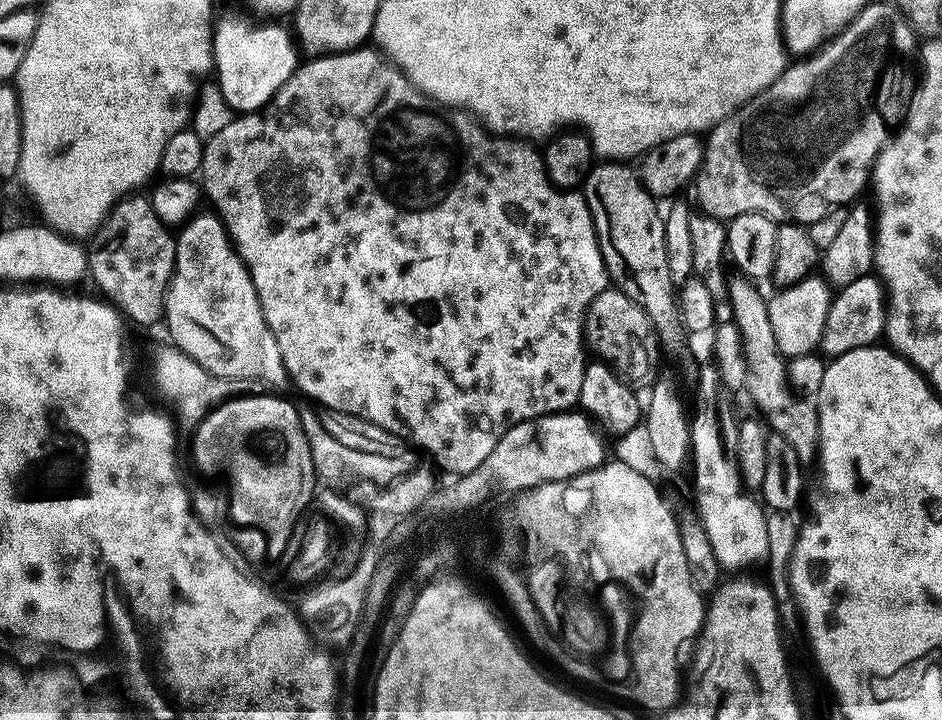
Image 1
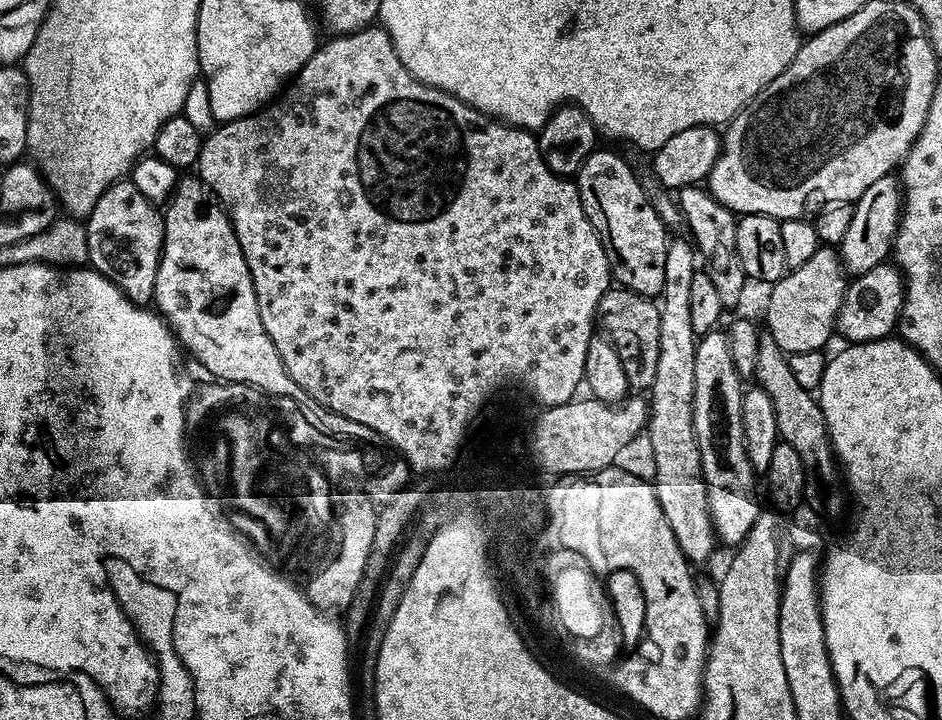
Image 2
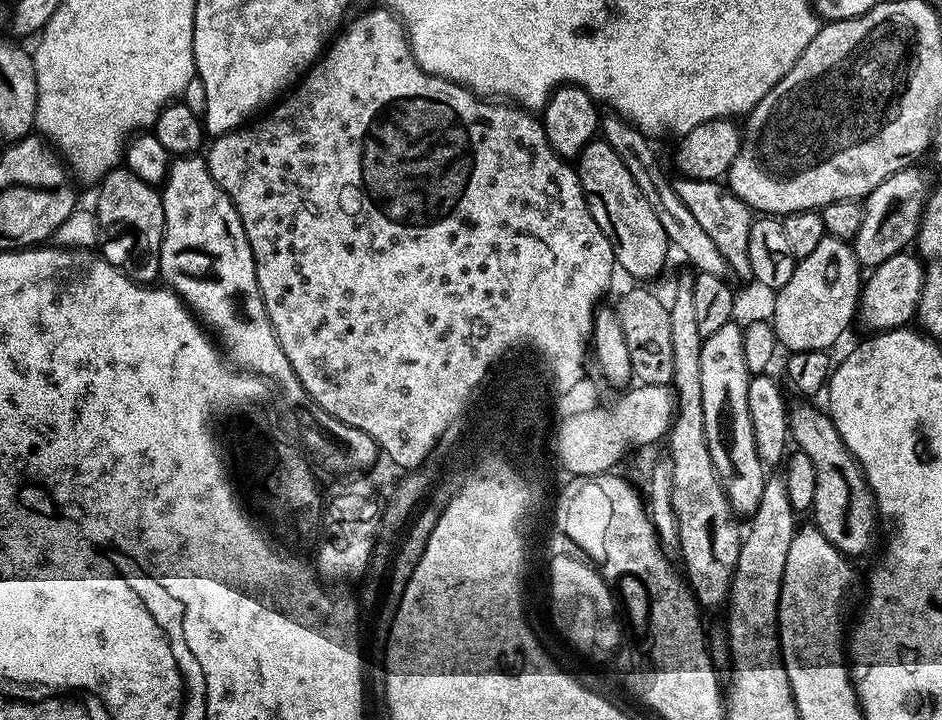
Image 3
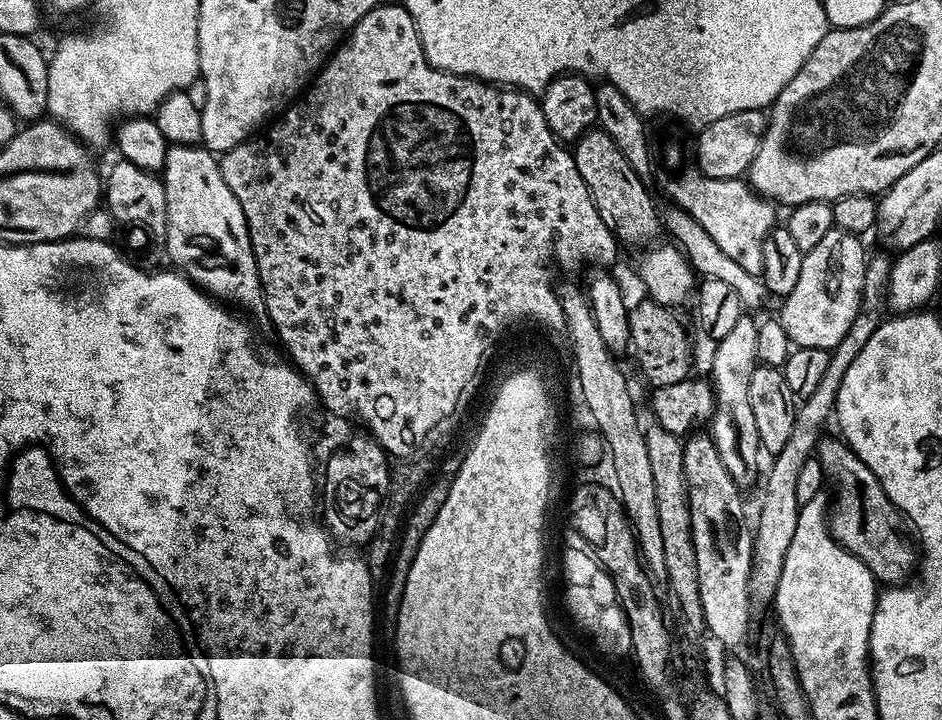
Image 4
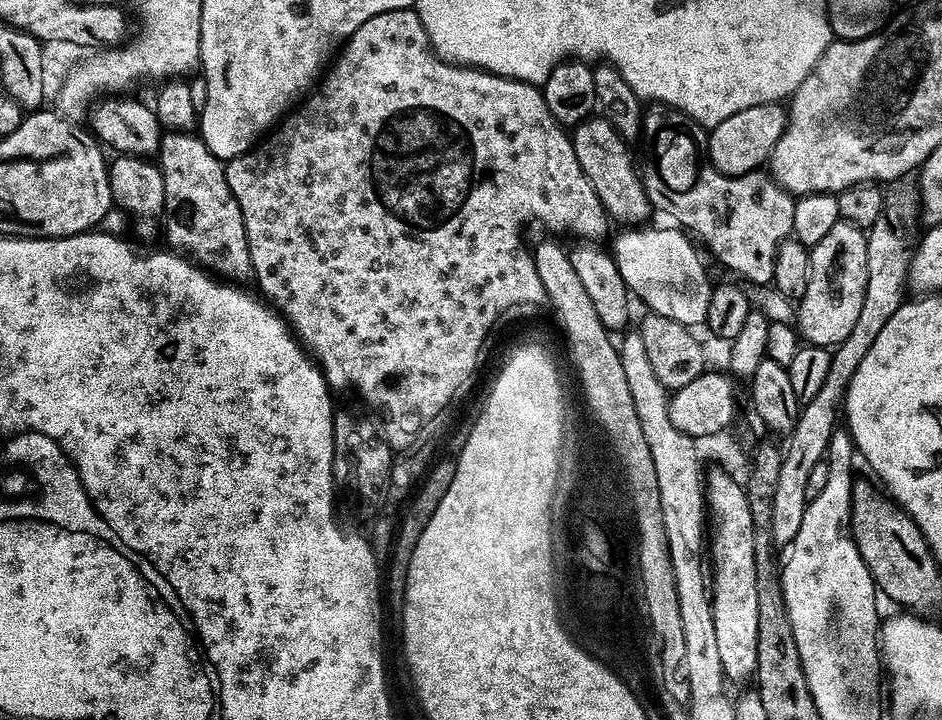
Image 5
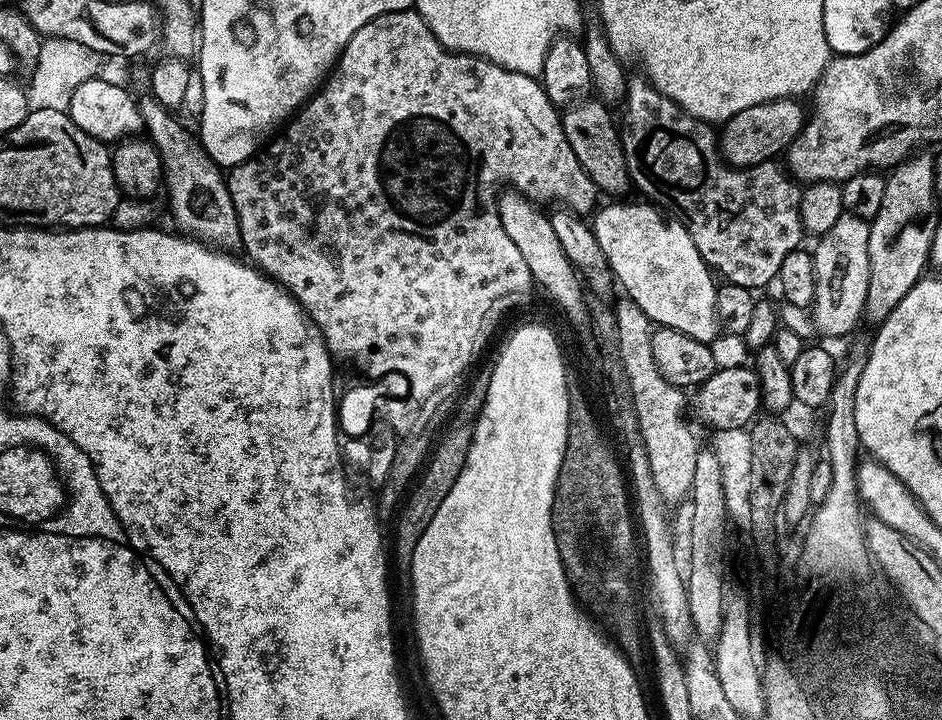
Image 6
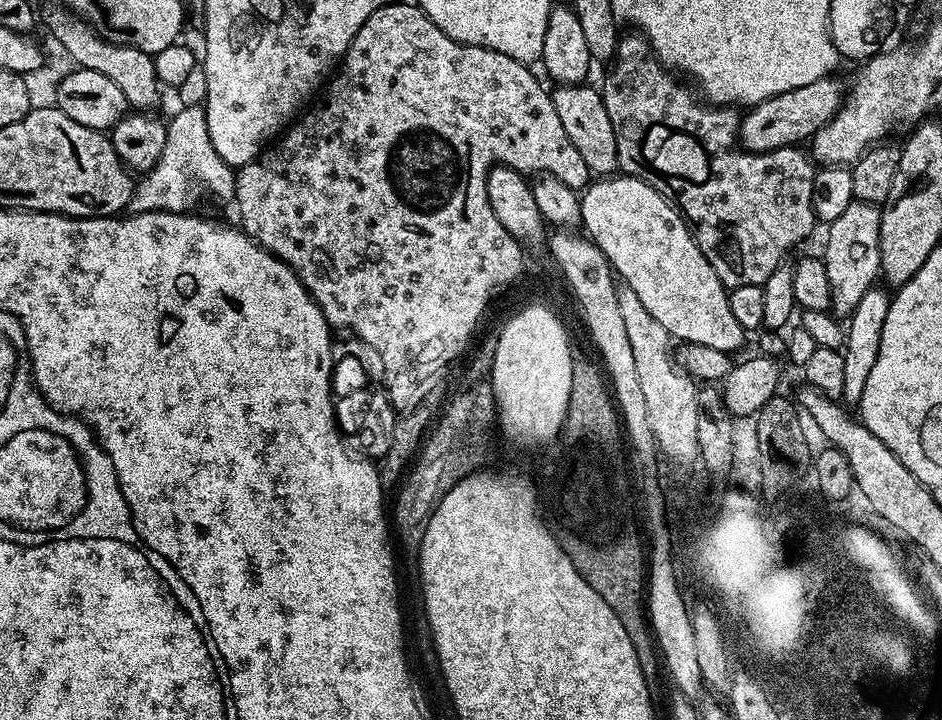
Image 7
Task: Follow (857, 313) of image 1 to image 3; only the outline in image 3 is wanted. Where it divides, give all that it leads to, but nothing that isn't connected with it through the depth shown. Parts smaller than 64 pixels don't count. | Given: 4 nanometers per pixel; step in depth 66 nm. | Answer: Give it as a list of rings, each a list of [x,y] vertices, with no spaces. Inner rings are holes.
[[[905,250],[886,258],[877,268],[867,273],[860,290],[858,305],[859,323],[876,332],[887,332],[889,328],[903,328],[913,323],[922,298],[925,274],[924,261],[915,251]]]

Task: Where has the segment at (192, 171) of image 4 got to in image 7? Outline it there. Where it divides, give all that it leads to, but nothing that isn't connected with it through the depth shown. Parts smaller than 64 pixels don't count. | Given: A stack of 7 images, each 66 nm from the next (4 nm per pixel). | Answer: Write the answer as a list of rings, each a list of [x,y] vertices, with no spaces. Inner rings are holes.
[[[48,2],[43,8],[41,6],[38,14],[41,25],[44,24],[47,28],[45,31],[64,45],[71,61],[77,67],[98,70],[100,74],[106,74],[122,90],[131,109],[138,112],[157,109],[159,107],[158,87],[160,83],[157,78],[155,59],[148,52],[102,39],[88,23],[63,3],[60,4]]]

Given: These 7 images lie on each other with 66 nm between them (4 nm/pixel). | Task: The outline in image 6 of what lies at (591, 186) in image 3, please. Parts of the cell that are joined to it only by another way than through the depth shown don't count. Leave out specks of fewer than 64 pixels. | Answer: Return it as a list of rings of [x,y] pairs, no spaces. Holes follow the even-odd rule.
[[[599,98],[579,101],[563,113],[564,133],[566,142],[570,142],[570,150],[574,150],[574,158],[578,158],[601,193],[624,192],[630,188],[628,167],[620,141],[620,129],[613,113],[611,116],[608,112],[611,112],[609,105]]]

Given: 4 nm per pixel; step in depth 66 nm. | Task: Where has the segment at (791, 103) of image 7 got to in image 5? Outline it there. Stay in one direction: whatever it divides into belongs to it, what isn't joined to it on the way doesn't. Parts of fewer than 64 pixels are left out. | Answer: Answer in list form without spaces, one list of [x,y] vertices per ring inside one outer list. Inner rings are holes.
[[[783,103],[759,104],[746,110],[738,110],[738,114],[730,114],[722,122],[718,122],[708,132],[708,159],[722,174],[741,176],[747,172],[755,172],[772,154],[772,148],[788,125],[788,113]]]

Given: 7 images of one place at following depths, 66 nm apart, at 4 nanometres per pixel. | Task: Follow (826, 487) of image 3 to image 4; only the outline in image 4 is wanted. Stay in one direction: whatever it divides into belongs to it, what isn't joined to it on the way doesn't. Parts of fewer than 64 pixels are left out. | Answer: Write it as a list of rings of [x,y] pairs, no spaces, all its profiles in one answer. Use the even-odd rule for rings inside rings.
[[[836,434],[825,435],[816,445],[815,455],[824,471],[824,479],[830,485],[828,528],[832,531],[832,537],[843,548],[850,550],[850,554],[866,562],[870,574],[874,574],[881,585],[899,586],[905,583],[911,577],[908,575],[917,571],[918,548],[913,533],[912,536],[908,533],[909,521],[890,502],[874,470],[858,458],[847,440]]]

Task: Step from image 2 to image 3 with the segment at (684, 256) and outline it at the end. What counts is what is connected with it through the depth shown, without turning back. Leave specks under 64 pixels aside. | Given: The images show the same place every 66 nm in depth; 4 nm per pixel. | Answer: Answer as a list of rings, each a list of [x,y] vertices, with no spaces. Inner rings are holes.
[[[693,273],[682,274],[676,282],[674,300],[669,303],[671,322],[671,341],[674,345],[674,374],[672,387],[677,395],[677,412],[666,438],[670,448],[669,463],[672,465],[671,504],[675,516],[678,518],[679,542],[678,552],[681,552],[686,570],[684,569],[689,587],[695,593],[697,603],[707,608],[720,605],[731,595],[732,577],[736,573],[736,564],[743,540],[742,528],[736,522],[738,519],[732,501],[720,483],[716,466],[710,456],[708,442],[705,438],[705,414],[702,413],[702,386],[701,386],[701,346],[703,337],[698,332],[698,321],[695,318]]]

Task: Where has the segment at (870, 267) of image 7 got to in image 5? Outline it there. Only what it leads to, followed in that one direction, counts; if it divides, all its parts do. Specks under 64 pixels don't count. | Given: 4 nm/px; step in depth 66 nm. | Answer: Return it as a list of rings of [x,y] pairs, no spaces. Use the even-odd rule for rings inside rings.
[[[849,220],[834,222],[826,238],[810,249],[810,278],[806,290],[798,297],[795,327],[808,344],[835,346],[854,330],[858,314],[862,314],[862,298],[866,298],[866,250],[868,237],[865,229]]]

